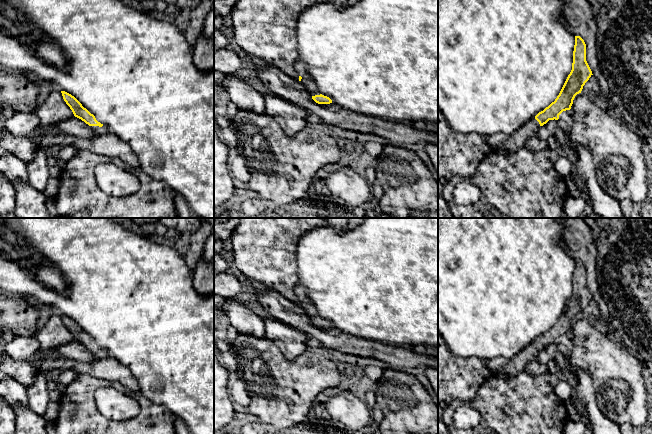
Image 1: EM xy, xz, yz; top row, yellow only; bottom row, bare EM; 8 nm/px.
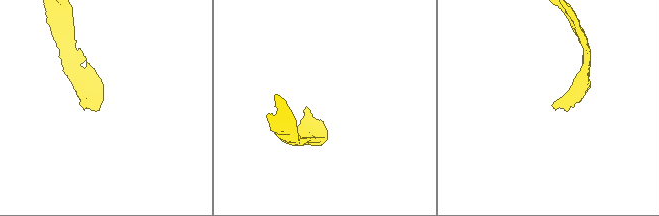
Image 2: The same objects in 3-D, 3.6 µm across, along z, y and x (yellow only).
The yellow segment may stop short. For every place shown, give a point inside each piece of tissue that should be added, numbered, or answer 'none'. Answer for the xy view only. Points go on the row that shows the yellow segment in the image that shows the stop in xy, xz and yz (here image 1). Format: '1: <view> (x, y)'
1: xy (99, 131)

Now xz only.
1: xz (306, 80)

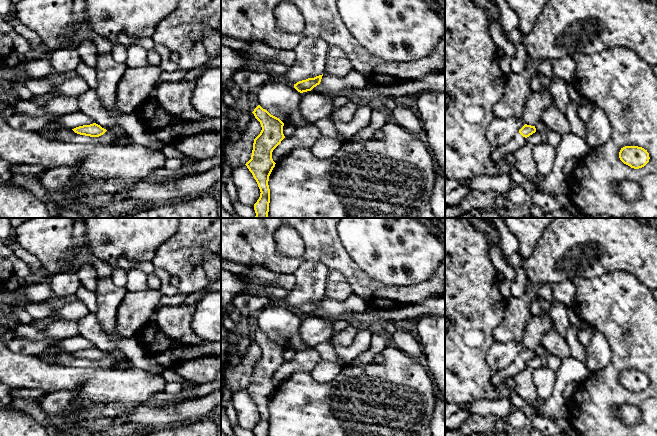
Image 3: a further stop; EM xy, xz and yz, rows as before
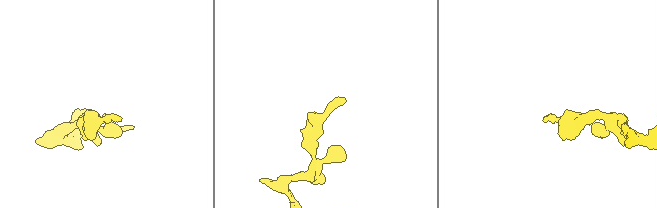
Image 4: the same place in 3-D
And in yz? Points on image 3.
1: yz (518, 140)

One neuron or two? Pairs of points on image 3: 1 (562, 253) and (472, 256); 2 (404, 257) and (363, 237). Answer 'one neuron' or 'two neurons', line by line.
1: two neurons
2: one neuron

